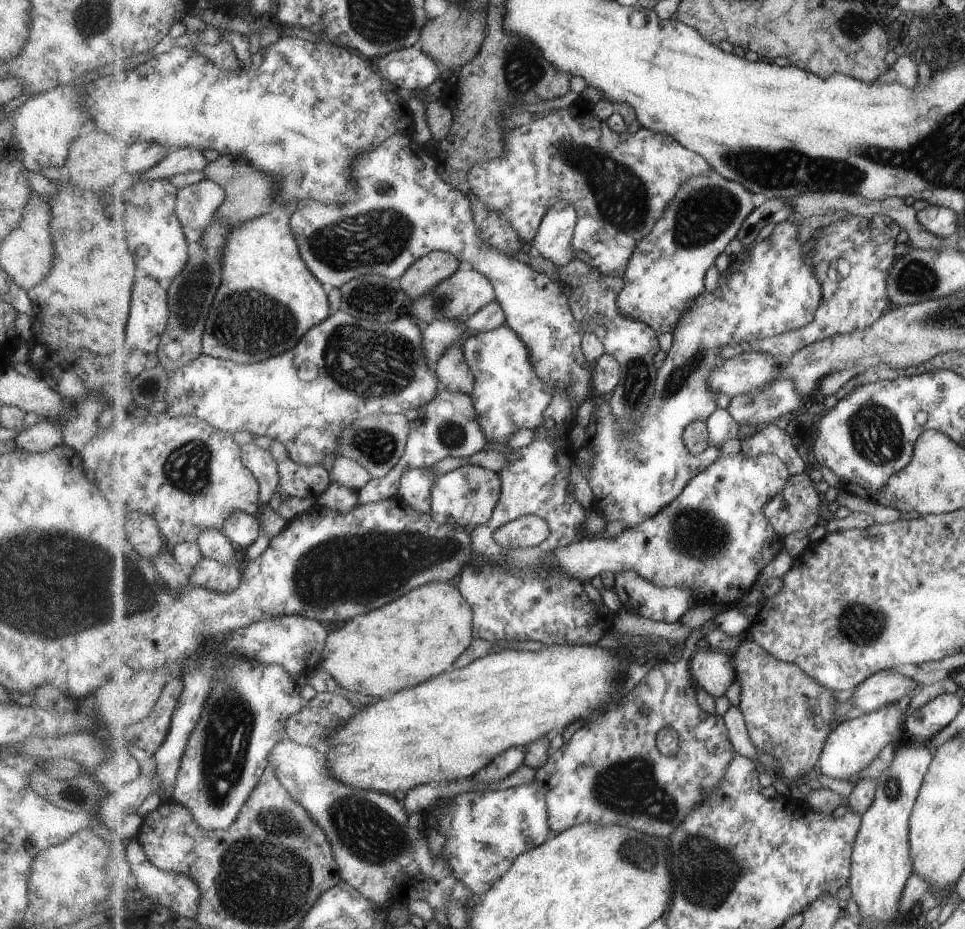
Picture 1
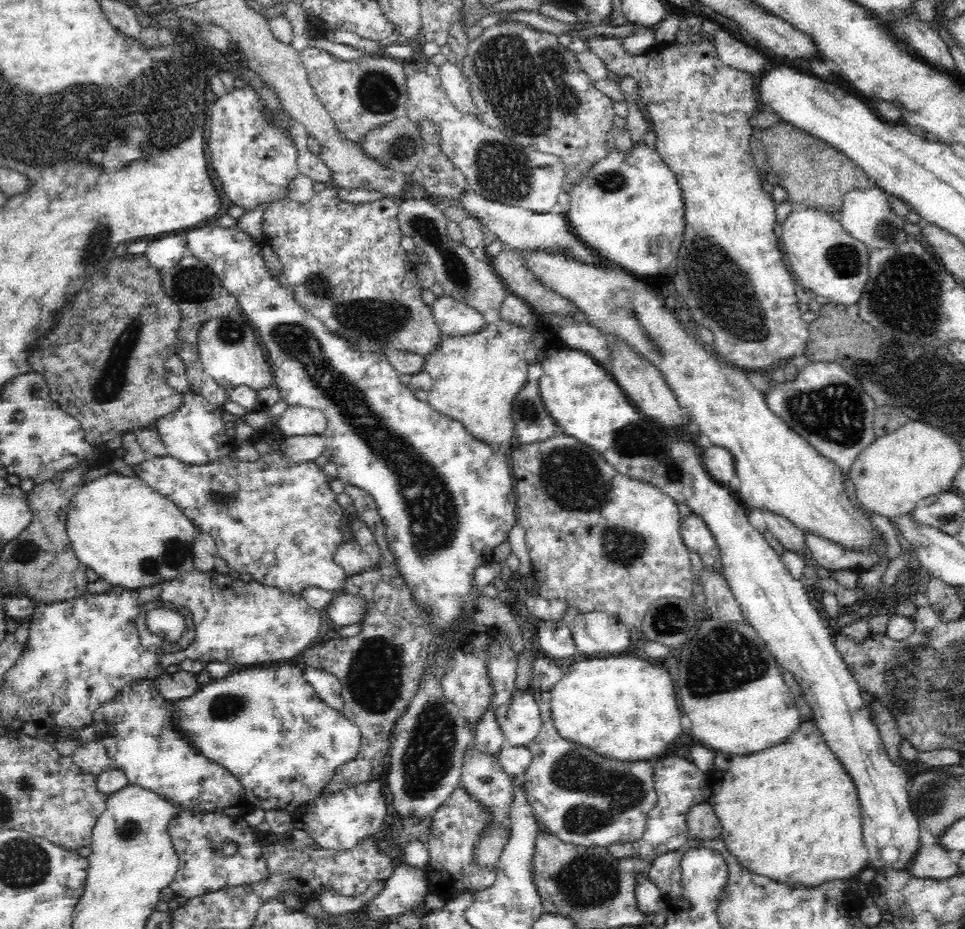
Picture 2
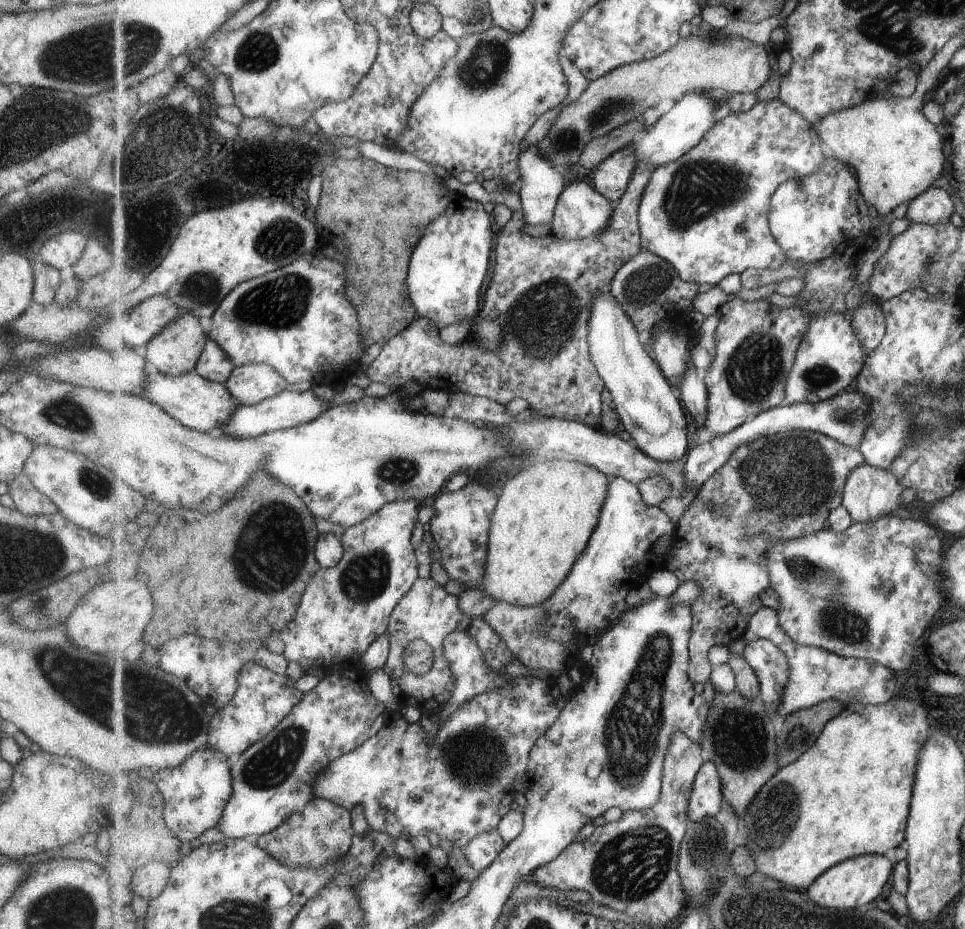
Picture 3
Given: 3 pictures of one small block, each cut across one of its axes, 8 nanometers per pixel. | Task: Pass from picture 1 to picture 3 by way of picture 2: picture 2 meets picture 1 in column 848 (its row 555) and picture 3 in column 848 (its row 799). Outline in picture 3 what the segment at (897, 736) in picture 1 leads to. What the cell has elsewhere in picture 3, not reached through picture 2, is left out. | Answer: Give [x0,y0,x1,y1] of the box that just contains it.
[807,854,895,911]

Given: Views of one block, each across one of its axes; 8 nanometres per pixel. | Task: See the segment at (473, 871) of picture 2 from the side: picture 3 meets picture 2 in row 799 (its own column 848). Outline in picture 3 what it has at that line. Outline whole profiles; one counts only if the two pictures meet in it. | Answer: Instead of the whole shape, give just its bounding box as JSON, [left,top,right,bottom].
[666,430,866,684]

